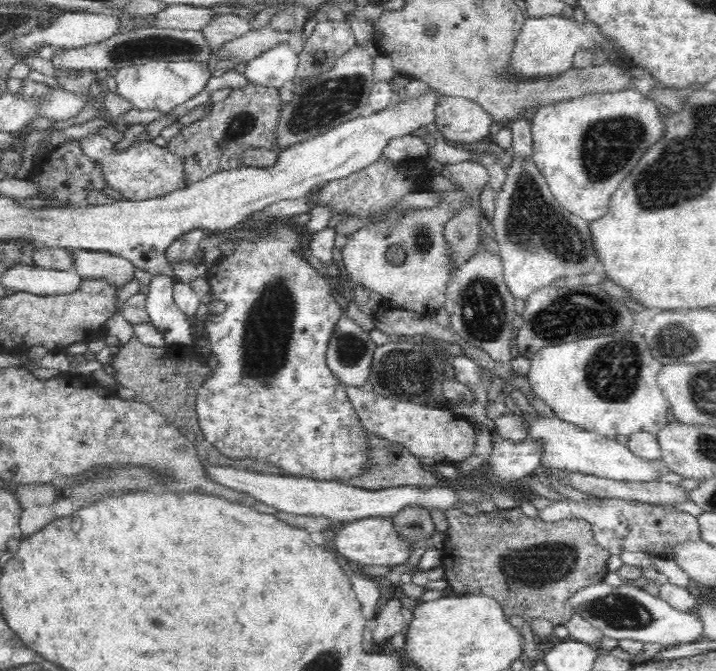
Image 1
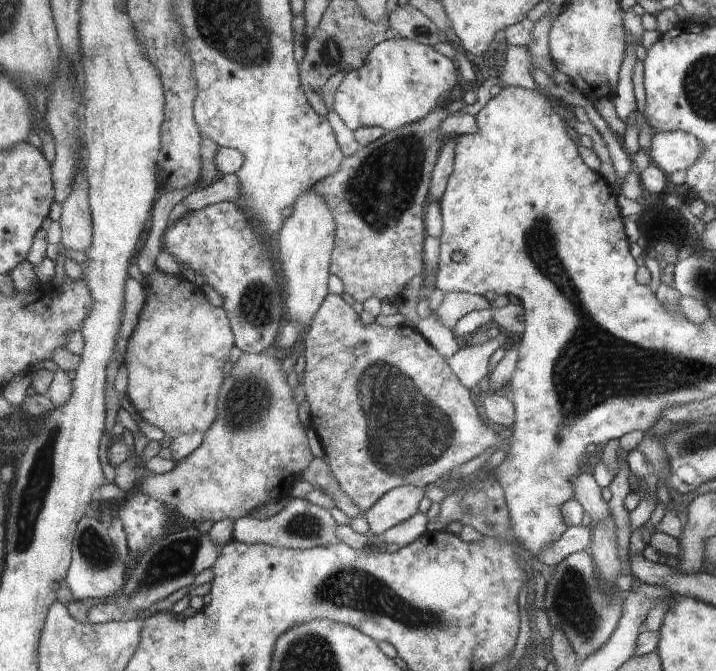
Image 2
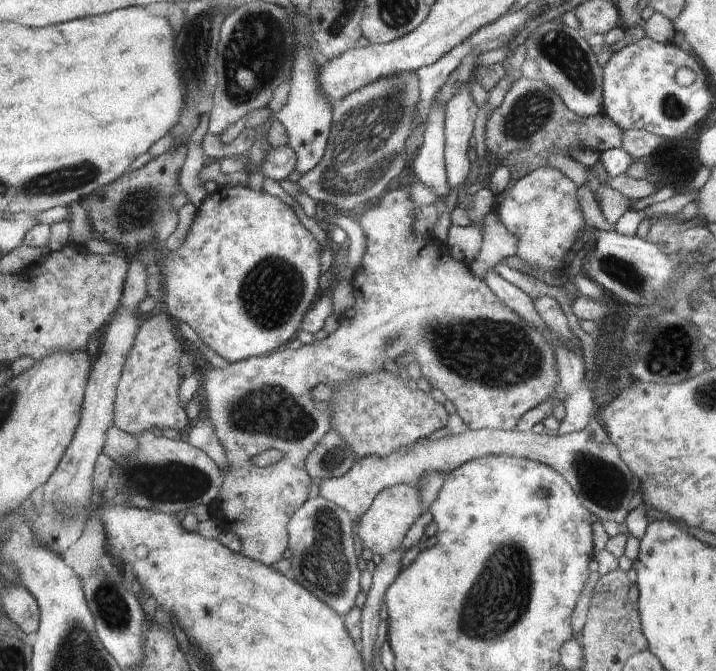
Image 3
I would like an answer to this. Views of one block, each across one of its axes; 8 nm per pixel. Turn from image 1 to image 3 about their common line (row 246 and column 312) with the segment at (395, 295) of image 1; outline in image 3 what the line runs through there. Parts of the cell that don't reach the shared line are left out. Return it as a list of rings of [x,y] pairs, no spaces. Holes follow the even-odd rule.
[[[410,183],[407,187],[400,187],[395,184],[390,187],[384,195],[377,201],[371,203],[364,209],[356,220],[360,223],[364,234],[366,235],[366,251],[363,256],[361,265],[356,268],[351,278],[351,285],[355,290],[355,303],[351,309],[346,310],[340,317],[340,324],[334,332],[326,338],[316,341],[311,345],[303,345],[298,349],[291,349],[289,346],[284,350],[276,351],[274,354],[262,355],[259,357],[250,357],[243,361],[230,363],[226,368],[214,370],[202,370],[203,380],[200,393],[204,398],[206,406],[204,416],[208,417],[215,428],[218,440],[224,447],[229,466],[223,470],[223,486],[218,496],[222,502],[222,511],[219,514],[221,519],[218,521],[227,531],[235,532],[244,544],[244,552],[252,559],[264,563],[269,567],[273,567],[276,562],[282,560],[282,554],[286,552],[286,548],[290,546],[290,520],[300,506],[304,505],[310,492],[310,475],[305,467],[306,457],[310,451],[332,430],[333,428],[333,406],[324,401],[318,402],[312,398],[312,392],[316,385],[325,384],[329,387],[342,385],[343,381],[356,379],[359,375],[373,375],[380,373],[384,369],[384,364],[388,360],[398,360],[404,354],[410,354],[418,364],[421,365],[422,376],[428,380],[434,389],[441,390],[456,406],[456,412],[463,418],[468,428],[472,430],[482,430],[492,428],[492,430],[514,430],[514,426],[518,424],[518,420],[522,418],[524,412],[528,412],[530,408],[538,406],[540,402],[544,402],[554,388],[558,386],[557,360],[555,350],[552,345],[547,343],[545,336],[524,317],[521,317],[516,311],[513,311],[506,303],[504,303],[482,279],[475,277],[469,268],[469,264],[455,259],[450,253],[447,244],[440,241],[433,241],[432,234],[424,236],[415,226],[417,215],[421,212],[422,205],[410,199]],[[264,450],[281,450],[282,458],[278,462],[267,467],[258,467],[252,463],[252,456],[264,452]]]

